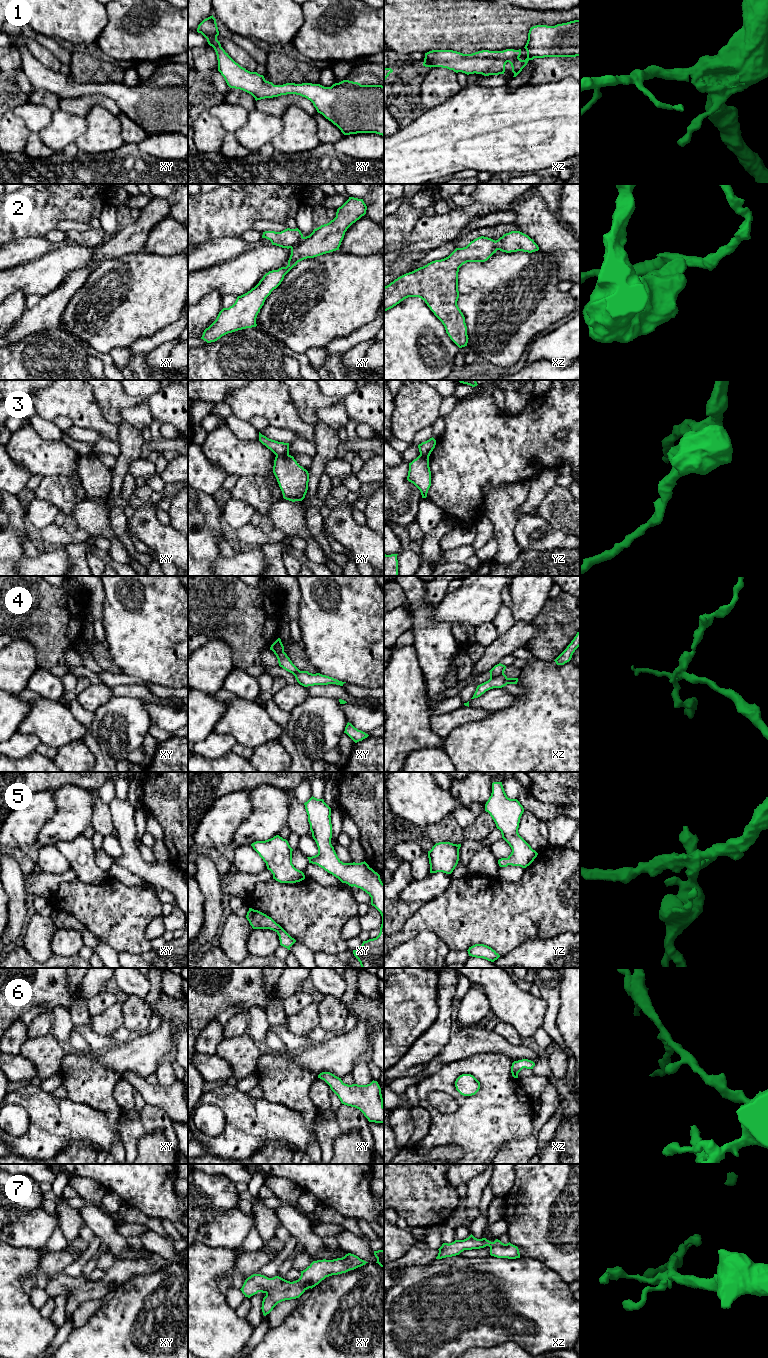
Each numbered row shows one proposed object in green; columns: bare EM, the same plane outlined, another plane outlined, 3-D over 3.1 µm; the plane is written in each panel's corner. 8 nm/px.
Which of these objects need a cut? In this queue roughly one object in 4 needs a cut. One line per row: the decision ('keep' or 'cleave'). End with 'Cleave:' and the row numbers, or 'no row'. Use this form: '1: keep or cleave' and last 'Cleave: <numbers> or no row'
1: keep
2: cleave
3: cleave
4: cleave
5: keep
6: keep
7: keep
Cleave: 2, 3, 4

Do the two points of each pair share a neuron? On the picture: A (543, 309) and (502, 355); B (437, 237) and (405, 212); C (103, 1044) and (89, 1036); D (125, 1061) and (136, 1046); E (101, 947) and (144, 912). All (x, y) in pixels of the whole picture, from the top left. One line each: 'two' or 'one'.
A: one
B: two
C: one
D: one
E: two

